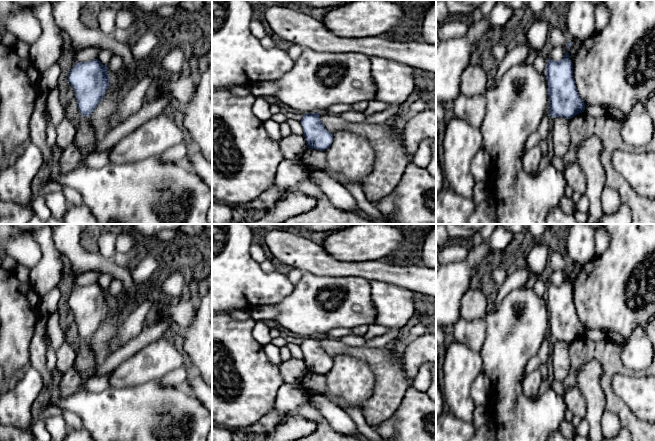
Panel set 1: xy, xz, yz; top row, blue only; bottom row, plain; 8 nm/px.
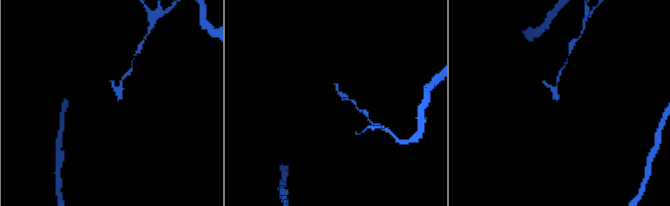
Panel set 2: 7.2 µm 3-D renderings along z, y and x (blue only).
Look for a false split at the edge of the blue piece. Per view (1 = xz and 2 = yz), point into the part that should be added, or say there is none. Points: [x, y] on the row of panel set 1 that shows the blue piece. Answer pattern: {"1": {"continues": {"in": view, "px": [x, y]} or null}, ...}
{"1": {"continues": null}, "2": {"continues": null}}

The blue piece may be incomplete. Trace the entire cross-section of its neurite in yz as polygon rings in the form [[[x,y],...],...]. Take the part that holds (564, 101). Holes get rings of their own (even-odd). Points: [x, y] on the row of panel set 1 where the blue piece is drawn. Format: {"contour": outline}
{"contour": [[[568,42],[567,52],[560,61],[547,61],[545,76],[551,117],[571,119],[585,110],[586,104],[577,92],[573,77],[573,64],[568,53],[570,46],[571,42]]]}

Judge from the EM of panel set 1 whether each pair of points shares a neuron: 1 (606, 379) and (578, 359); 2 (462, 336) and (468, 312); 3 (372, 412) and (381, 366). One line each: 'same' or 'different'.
1: same
2: different
3: same

